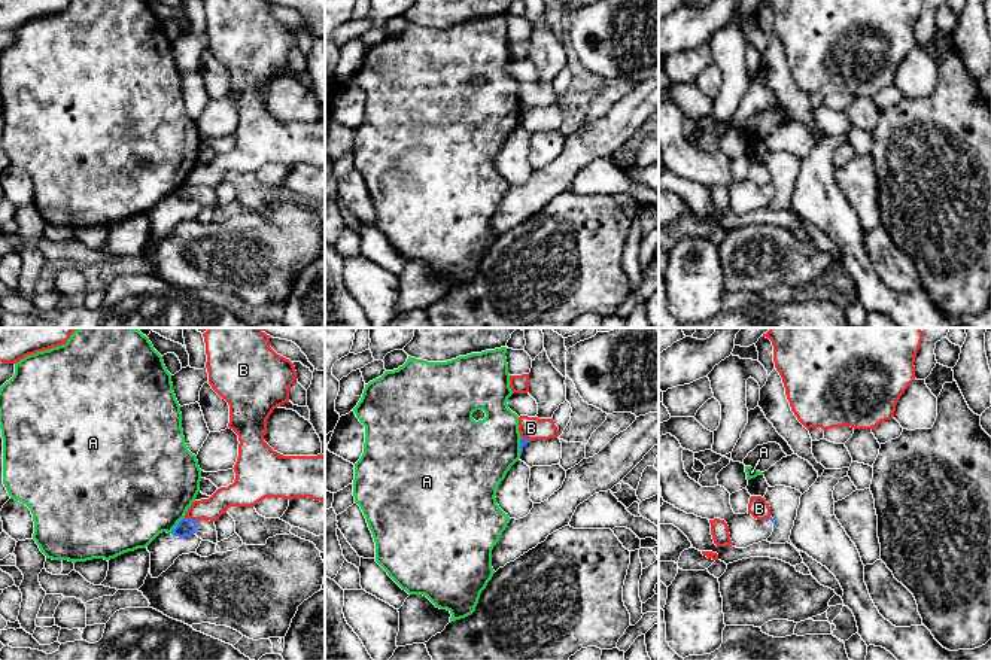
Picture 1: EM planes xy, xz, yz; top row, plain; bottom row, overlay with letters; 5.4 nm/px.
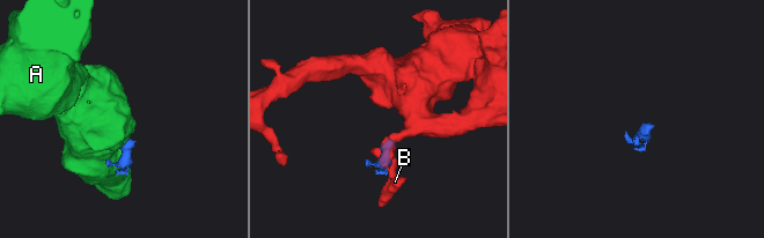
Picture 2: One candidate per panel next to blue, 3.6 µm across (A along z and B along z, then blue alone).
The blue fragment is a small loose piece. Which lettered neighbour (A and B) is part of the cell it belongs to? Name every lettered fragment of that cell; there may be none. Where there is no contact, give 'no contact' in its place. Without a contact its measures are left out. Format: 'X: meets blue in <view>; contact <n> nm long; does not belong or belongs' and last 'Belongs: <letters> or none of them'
A: meets blue in xy; contact 120 nm long; does not belong
B: meets blue in xy; contact 80 nm long; does not belong
Belongs: none of them

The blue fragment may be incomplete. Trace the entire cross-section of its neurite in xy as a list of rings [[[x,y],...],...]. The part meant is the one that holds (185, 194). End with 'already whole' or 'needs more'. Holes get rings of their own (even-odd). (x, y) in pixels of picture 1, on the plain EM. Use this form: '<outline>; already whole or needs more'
[[[182,185],[171,198],[173,203],[185,204],[197,201],[203,207],[210,207],[218,212],[218,198],[215,188]]]; needs more

